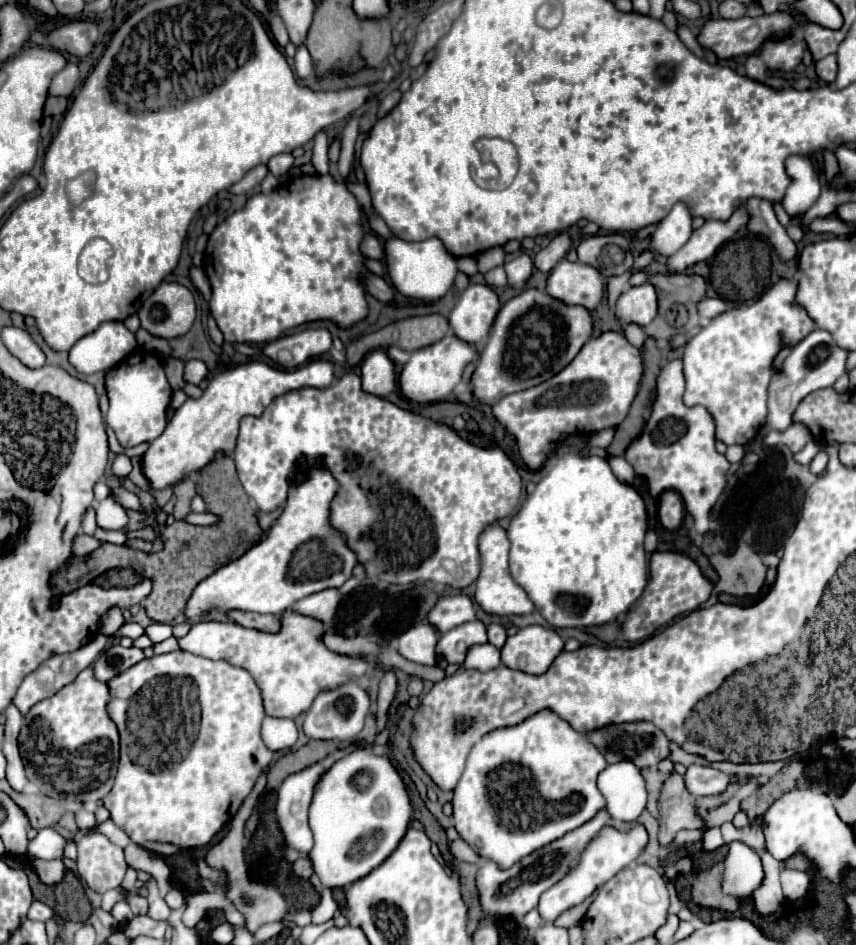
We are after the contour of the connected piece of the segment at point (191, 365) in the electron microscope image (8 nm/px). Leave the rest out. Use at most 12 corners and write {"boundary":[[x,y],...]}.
{"boundary":[[198,359],[186,361],[184,381],[202,385],[208,369]]}

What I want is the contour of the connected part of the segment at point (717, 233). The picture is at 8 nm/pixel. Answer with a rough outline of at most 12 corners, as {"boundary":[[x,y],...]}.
{"boundary":[[738,209],[728,221],[706,221],[678,253],[668,271],[710,259],[724,241],[746,227]]}

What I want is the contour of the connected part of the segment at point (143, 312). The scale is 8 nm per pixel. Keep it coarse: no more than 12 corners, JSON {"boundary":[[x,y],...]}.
{"boundary":[[162,281],[142,303],[142,327],[156,337],[186,335],[194,295]]}

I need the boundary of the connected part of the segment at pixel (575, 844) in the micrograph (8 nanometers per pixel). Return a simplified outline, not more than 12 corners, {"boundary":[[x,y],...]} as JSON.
{"boundary":[[592,821],[526,855],[510,869],[482,863],[482,911],[518,919],[568,873],[588,839],[616,821]]}

